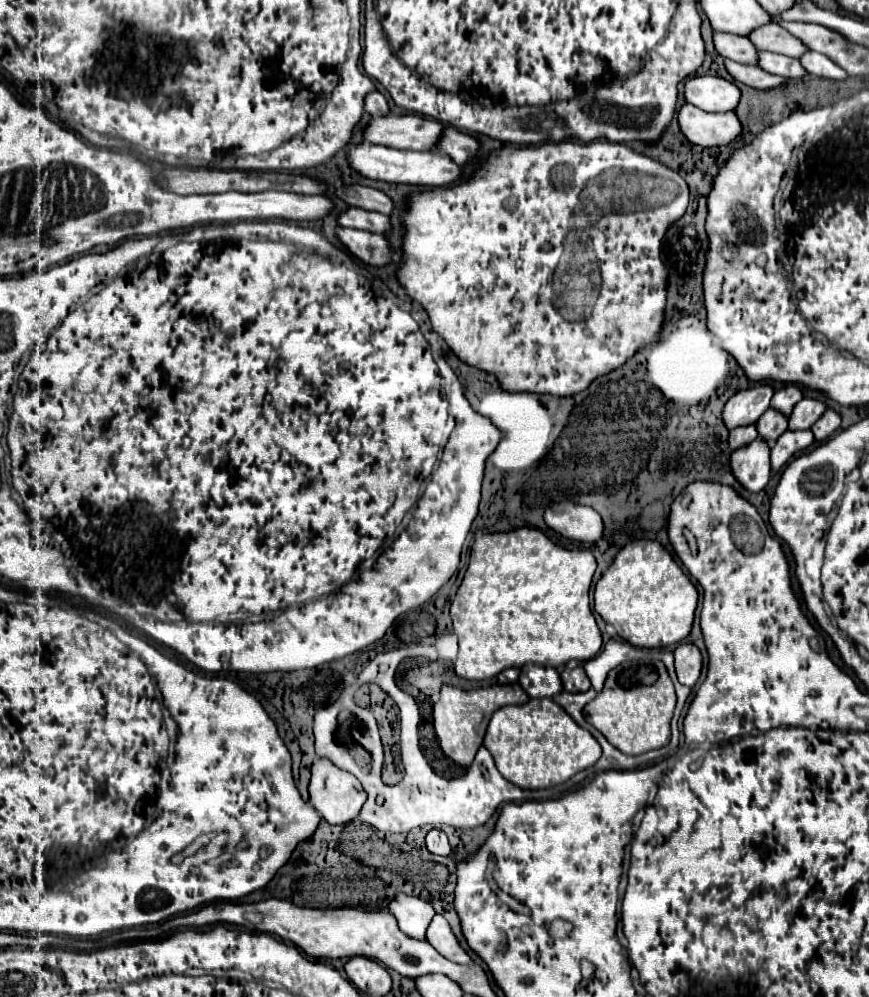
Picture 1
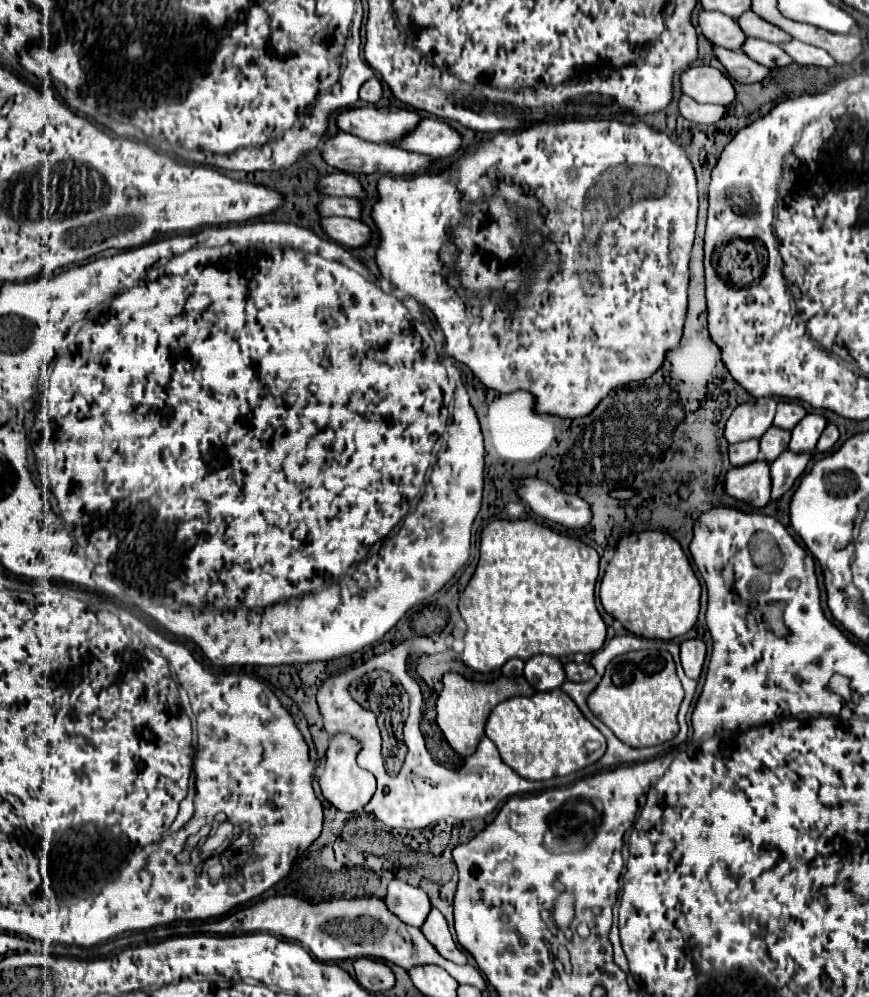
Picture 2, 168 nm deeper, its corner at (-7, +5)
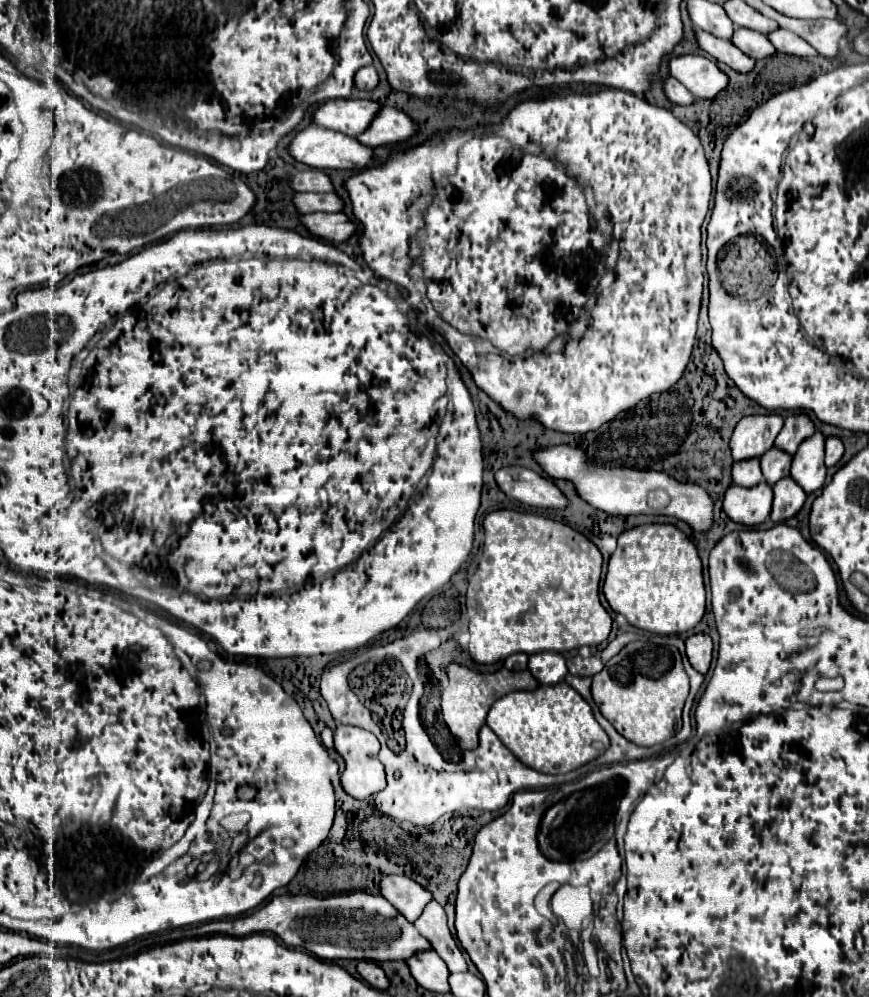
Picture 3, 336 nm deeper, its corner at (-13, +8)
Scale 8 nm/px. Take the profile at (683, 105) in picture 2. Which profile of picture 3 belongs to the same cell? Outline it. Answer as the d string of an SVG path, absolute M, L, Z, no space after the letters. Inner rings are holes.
M674 77L666 79L664 91L666 91L666 97L668 97L672 103L676 103L676 105L692 105L692 103L696 101L694 95L692 95L680 81L676 81Z

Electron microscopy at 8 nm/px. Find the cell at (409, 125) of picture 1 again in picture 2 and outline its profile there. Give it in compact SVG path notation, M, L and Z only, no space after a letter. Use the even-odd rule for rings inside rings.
M348 108L336 116L336 126L370 142L394 142L416 128L422 118L404 108Z

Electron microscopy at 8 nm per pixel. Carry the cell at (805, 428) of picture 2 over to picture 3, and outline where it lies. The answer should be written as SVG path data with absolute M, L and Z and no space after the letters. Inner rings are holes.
M816 431L812 437L804 439L794 453L792 459L792 479L806 489L806 493L812 493L824 485L826 479L826 465L824 465L824 433Z

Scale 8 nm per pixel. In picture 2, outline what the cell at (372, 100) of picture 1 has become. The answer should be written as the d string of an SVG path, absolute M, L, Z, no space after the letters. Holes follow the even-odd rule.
M370 78L368 82L362 84L362 88L360 88L360 100L362 102L374 104L380 100L380 96L382 96L382 84L376 78Z

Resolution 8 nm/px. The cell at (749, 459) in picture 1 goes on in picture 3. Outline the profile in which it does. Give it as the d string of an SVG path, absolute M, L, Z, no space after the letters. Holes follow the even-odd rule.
M760 481L754 487L730 485L724 493L724 511L730 519L744 525L760 525L772 507L772 487Z

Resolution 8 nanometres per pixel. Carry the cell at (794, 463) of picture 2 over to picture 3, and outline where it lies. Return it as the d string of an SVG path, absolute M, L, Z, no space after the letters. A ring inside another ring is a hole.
M782 477L772 489L774 489L774 503L770 519L774 523L790 519L804 505L806 493L800 485L796 485L796 481L792 481L792 477Z

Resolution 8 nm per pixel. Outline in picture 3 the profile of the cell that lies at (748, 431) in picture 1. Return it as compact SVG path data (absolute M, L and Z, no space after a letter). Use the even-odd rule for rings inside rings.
M750 457L742 461L734 461L732 465L732 477L736 485L756 485L756 481L762 481L762 471L760 471L760 459Z

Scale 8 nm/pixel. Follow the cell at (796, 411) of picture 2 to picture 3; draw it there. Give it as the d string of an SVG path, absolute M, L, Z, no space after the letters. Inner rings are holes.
M798 413L798 415L788 415L784 419L784 427L776 437L776 447L784 449L788 453L796 453L800 441L804 441L806 437L810 437L814 433L814 423L806 413Z

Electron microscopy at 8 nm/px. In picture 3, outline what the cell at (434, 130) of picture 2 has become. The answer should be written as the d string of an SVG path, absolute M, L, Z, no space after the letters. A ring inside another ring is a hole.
M384 107L384 113L376 117L372 123L372 129L364 133L364 137L358 137L364 145L372 147L384 147L384 145L396 145L396 143L406 143L410 141L420 127L404 113L392 107Z

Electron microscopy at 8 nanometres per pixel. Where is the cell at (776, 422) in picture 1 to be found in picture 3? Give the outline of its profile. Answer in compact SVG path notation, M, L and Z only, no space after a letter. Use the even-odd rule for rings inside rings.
M768 449L768 453L764 453L760 457L760 463L762 463L762 473L766 477L766 481L770 485L774 485L780 477L786 477L790 473L790 461L792 461L792 455L782 451L782 449Z

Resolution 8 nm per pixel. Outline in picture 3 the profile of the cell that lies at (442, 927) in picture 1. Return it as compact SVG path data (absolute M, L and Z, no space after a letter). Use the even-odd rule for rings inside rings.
M430 901L424 909L424 913L416 919L414 927L430 941L432 949L444 959L444 963L448 965L450 973L460 973L460 971L468 971L466 959L460 951L460 947L456 945L448 925L446 925L446 913L442 909L440 903Z

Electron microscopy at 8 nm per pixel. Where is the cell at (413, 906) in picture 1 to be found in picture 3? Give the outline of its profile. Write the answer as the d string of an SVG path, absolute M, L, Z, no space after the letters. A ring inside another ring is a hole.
M386 875L380 883L380 893L410 921L414 923L424 907L432 901L432 893L404 875Z

